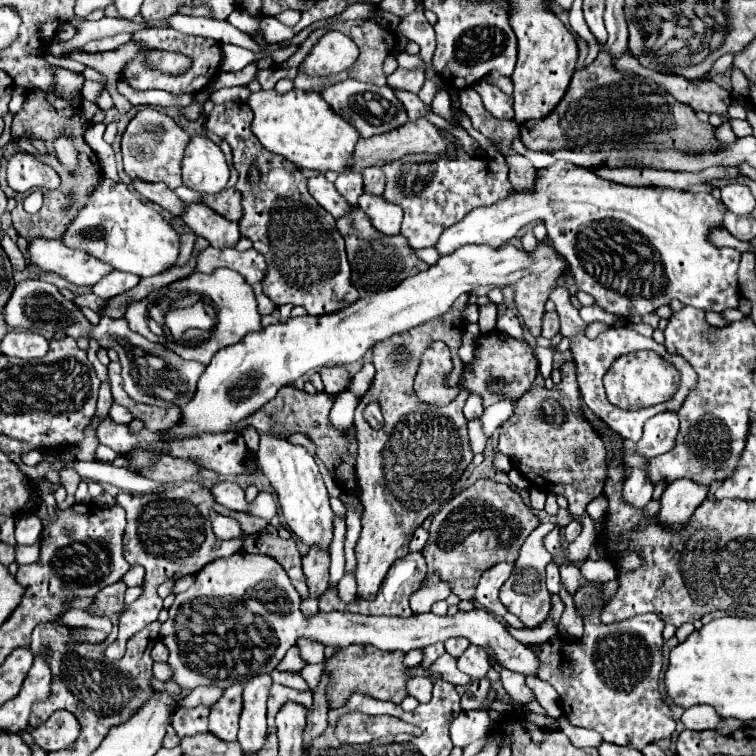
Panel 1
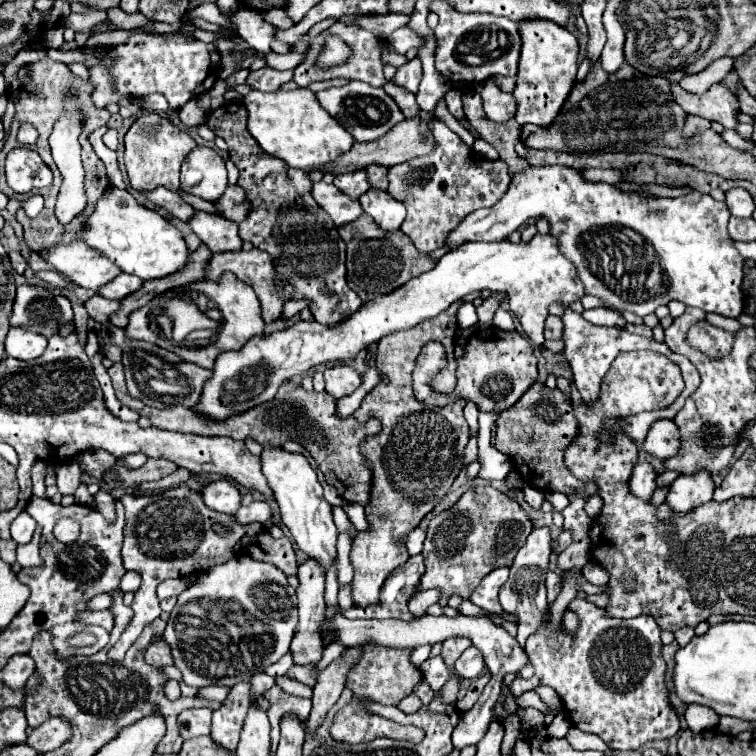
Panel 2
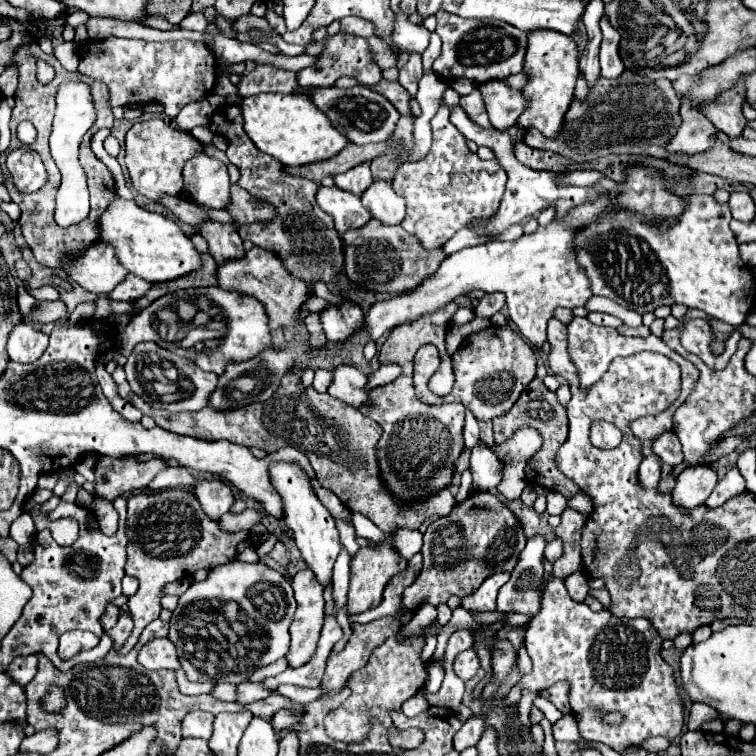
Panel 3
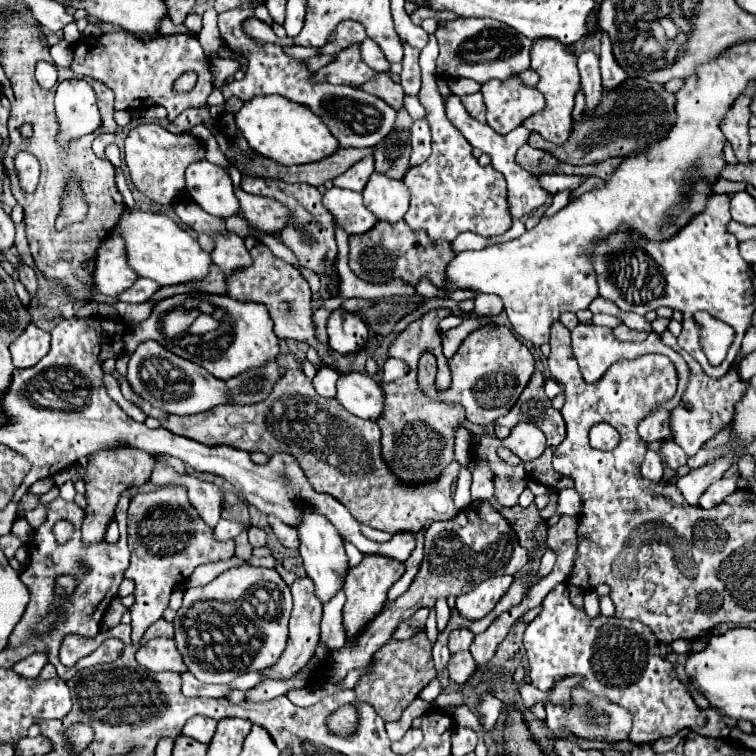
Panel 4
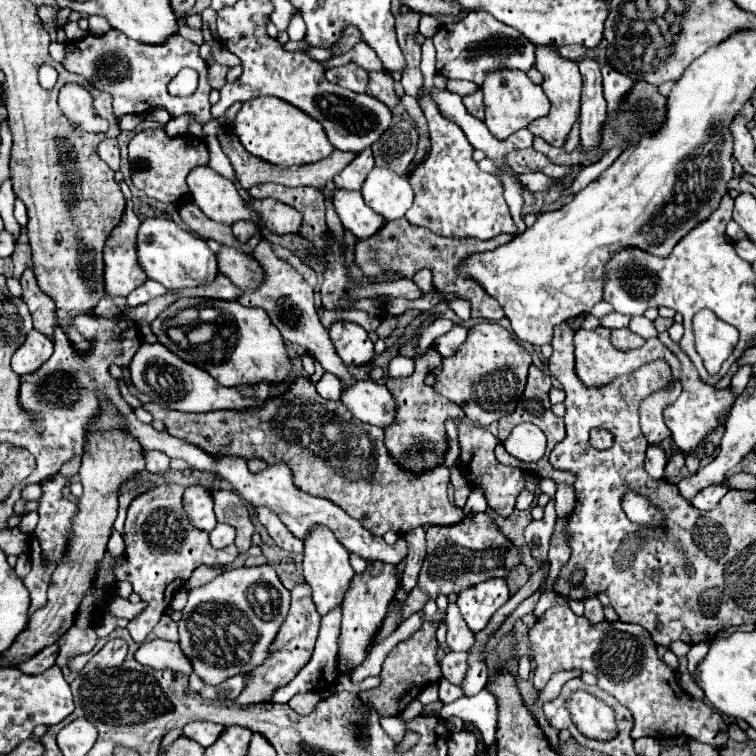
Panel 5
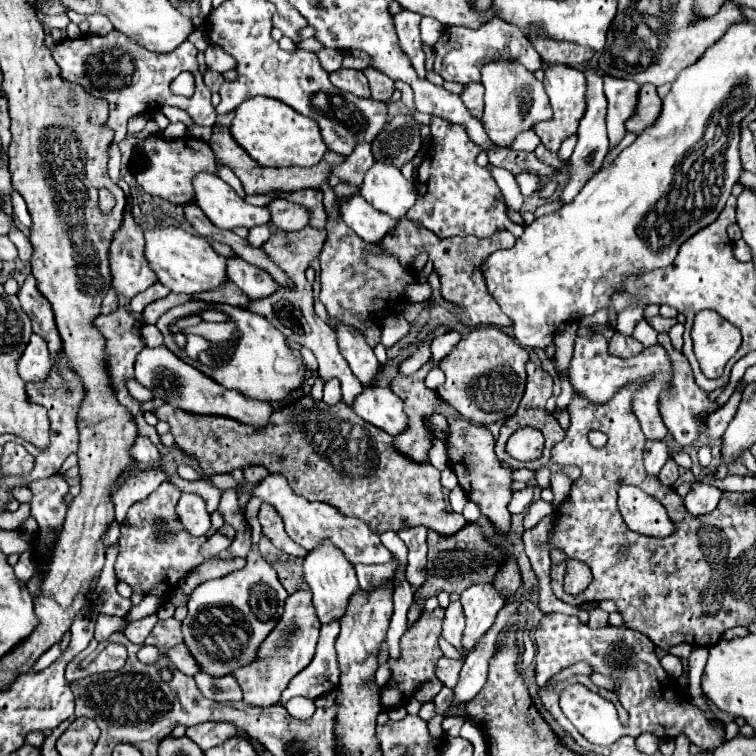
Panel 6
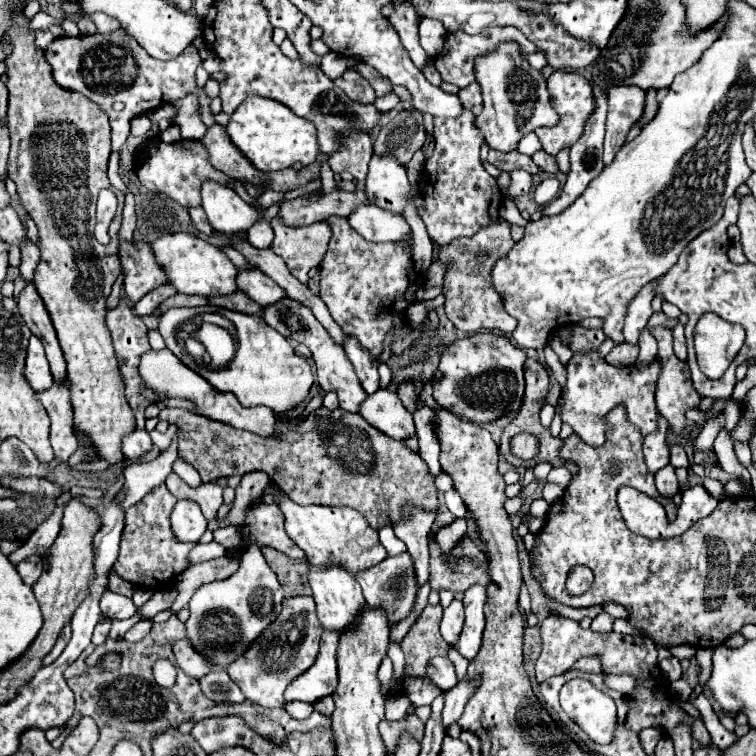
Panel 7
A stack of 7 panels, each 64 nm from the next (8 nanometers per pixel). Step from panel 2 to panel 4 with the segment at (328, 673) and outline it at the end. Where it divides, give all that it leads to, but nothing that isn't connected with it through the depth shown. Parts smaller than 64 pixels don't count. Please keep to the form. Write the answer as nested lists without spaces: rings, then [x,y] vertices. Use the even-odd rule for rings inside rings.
[[[488,502],[470,504],[466,510],[462,510],[456,518],[448,522],[432,522],[426,530],[422,566],[408,592],[404,592],[394,602],[390,602],[384,608],[384,612],[376,616],[360,636],[356,636],[356,640],[346,642],[344,648],[330,654],[328,676],[334,676],[334,680],[338,680],[344,678],[354,668],[364,668],[372,660],[374,652],[390,640],[396,626],[406,618],[410,618],[416,610],[424,606],[430,608],[436,604],[438,598],[448,598],[450,594],[460,596],[492,576],[502,576],[502,574],[514,576],[526,562],[528,562],[528,554],[518,544],[510,524]]]

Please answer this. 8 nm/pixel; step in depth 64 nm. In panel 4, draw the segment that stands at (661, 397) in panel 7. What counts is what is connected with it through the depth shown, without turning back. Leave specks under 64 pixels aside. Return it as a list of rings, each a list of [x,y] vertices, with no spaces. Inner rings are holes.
[[[666,330],[660,334],[662,342],[668,344],[670,348],[674,348],[688,364],[690,368],[690,380],[688,380],[688,386],[686,386],[686,392],[680,400],[680,404],[676,408],[672,408],[670,412],[670,428],[672,428],[672,436],[676,440],[676,444],[688,454],[688,456],[694,456],[706,440],[710,440],[714,434],[718,434],[724,426],[730,426],[732,424],[732,414],[734,414],[734,404],[744,396],[744,392],[748,390],[748,384],[742,382],[736,374],[736,368],[730,370],[726,376],[722,376],[720,380],[714,380],[710,376],[706,376],[700,368],[700,364],[688,354],[684,352],[676,338]]]

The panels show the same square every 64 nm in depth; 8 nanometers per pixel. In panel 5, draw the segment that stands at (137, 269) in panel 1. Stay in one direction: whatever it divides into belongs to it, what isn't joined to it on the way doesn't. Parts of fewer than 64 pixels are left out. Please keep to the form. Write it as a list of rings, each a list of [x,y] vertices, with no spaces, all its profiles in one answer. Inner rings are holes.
[[[148,218],[138,230],[138,260],[150,280],[160,282],[168,290],[196,288],[208,284],[218,276],[216,254],[208,248],[206,240],[182,230],[178,224],[160,218]]]

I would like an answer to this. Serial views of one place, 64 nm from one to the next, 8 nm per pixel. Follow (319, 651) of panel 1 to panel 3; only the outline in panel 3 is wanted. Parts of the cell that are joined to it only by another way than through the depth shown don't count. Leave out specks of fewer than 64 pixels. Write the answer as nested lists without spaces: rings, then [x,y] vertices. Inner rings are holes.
[[[308,568],[300,570],[292,578],[292,588],[298,608],[290,624],[292,642],[286,660],[288,668],[298,668],[306,664],[316,652],[316,644],[324,624],[324,598],[322,598],[322,586]]]

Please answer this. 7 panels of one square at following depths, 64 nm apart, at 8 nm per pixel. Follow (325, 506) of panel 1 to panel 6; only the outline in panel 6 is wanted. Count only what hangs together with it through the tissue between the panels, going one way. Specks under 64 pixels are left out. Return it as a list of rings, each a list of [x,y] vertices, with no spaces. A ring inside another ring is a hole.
[[[328,540],[320,548],[312,550],[306,556],[306,560],[304,560],[304,576],[306,576],[306,582],[308,582],[310,590],[312,590],[312,594],[314,594],[314,608],[316,608],[316,614],[318,614],[322,624],[340,620],[344,616],[346,608],[348,608],[350,598],[360,590],[356,574],[354,574],[354,566]]]

